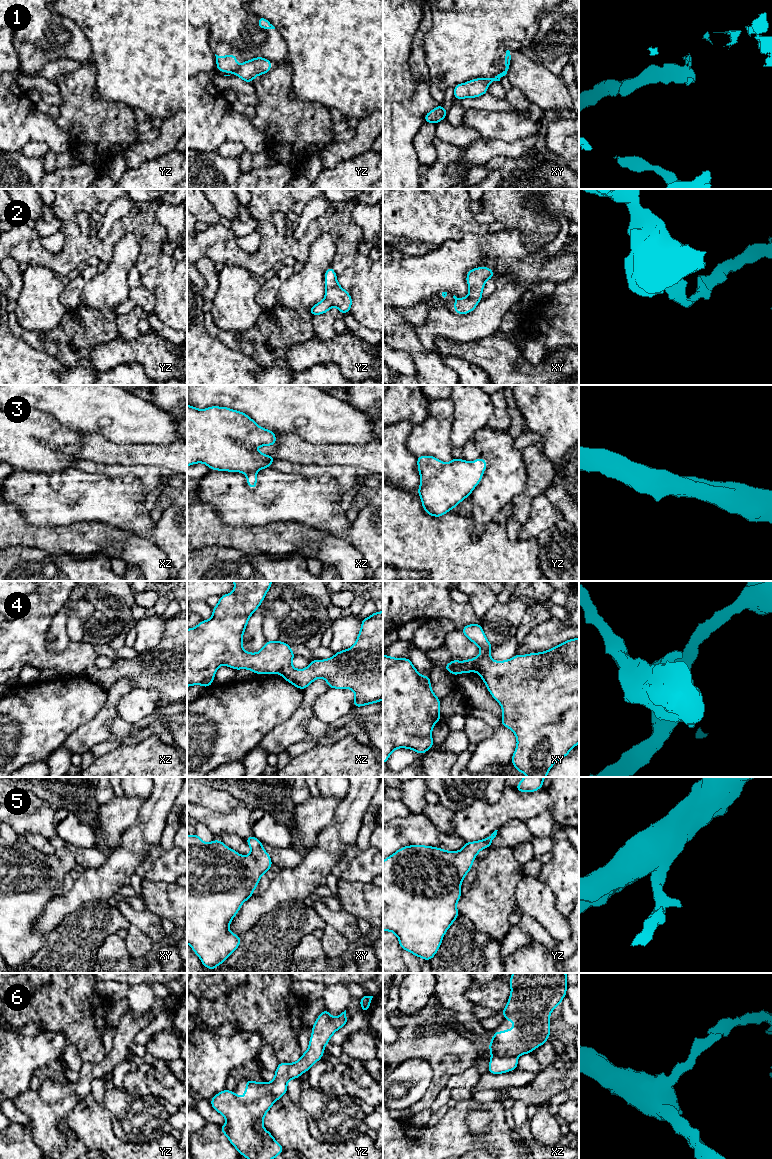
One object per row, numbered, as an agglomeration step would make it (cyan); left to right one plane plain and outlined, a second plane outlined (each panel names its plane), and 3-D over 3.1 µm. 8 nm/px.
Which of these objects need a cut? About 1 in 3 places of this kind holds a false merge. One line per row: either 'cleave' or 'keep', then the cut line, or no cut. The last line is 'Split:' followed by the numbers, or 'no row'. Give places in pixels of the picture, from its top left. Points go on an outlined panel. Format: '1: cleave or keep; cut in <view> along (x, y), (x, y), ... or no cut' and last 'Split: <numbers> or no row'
1: cleave; cut in yz along (237, 69), (234, 73)
2: keep; no cut
3: keep; no cut
4: cleave; cut in xy along (489, 656), (479, 663), (476, 671)
5: keep; no cut
6: keep; no cut
Split: 1, 4

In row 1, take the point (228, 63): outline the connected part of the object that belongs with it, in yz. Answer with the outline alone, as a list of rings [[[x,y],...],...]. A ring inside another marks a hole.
[[[216,55],[216,65],[219,72],[230,72],[232,74],[235,74],[237,71],[237,56],[236,55],[227,55],[227,56],[218,56]],[[224,75],[224,76],[230,76],[230,75]]]

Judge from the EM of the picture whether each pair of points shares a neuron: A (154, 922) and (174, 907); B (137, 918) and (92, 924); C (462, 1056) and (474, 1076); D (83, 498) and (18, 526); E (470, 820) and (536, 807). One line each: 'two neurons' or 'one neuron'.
A: two neurons
B: two neurons
C: two neurons
D: two neurons
E: one neuron

